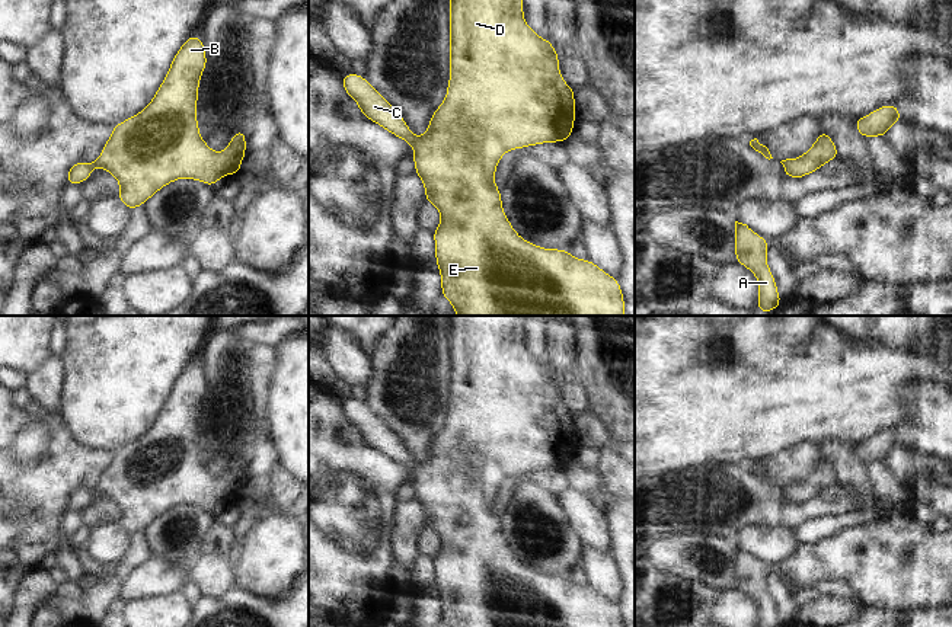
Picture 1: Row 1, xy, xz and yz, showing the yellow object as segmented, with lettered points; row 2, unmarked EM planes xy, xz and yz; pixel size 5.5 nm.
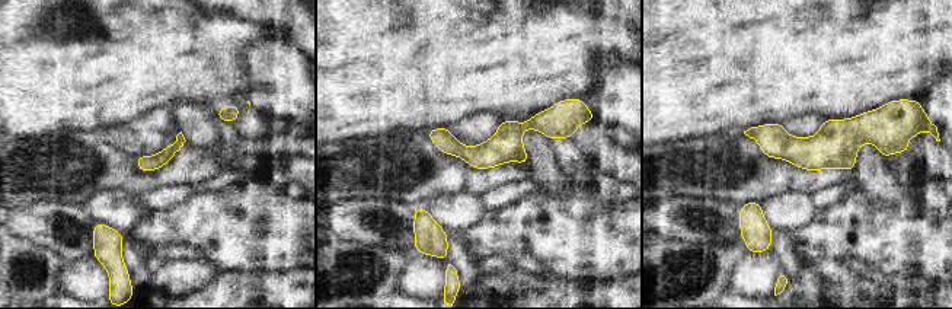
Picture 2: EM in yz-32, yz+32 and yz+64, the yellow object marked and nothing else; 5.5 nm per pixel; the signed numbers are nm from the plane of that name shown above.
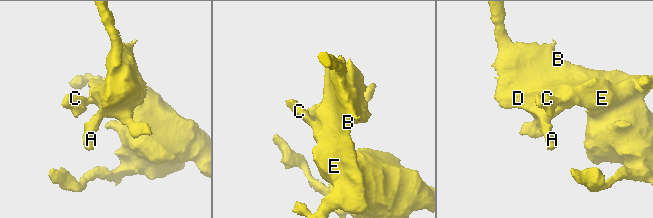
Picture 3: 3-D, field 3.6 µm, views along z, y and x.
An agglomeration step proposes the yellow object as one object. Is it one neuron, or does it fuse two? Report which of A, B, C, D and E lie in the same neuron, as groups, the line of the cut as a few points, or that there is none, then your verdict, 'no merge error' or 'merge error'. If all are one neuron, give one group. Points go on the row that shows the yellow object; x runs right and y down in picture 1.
A B C D E; no cut; no merge error

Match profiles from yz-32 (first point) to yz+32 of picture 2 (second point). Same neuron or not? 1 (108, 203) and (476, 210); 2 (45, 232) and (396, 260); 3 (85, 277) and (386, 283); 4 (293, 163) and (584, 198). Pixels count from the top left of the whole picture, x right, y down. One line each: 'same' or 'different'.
1: same
2: different
3: different
4: different

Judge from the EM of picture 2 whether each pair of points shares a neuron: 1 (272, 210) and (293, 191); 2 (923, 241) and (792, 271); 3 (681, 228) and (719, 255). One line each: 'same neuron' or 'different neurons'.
1: different neurons
2: different neurons
3: different neurons

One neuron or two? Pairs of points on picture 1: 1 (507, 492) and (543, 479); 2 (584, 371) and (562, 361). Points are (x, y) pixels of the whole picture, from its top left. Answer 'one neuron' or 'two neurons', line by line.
1: one neuron
2: two neurons

